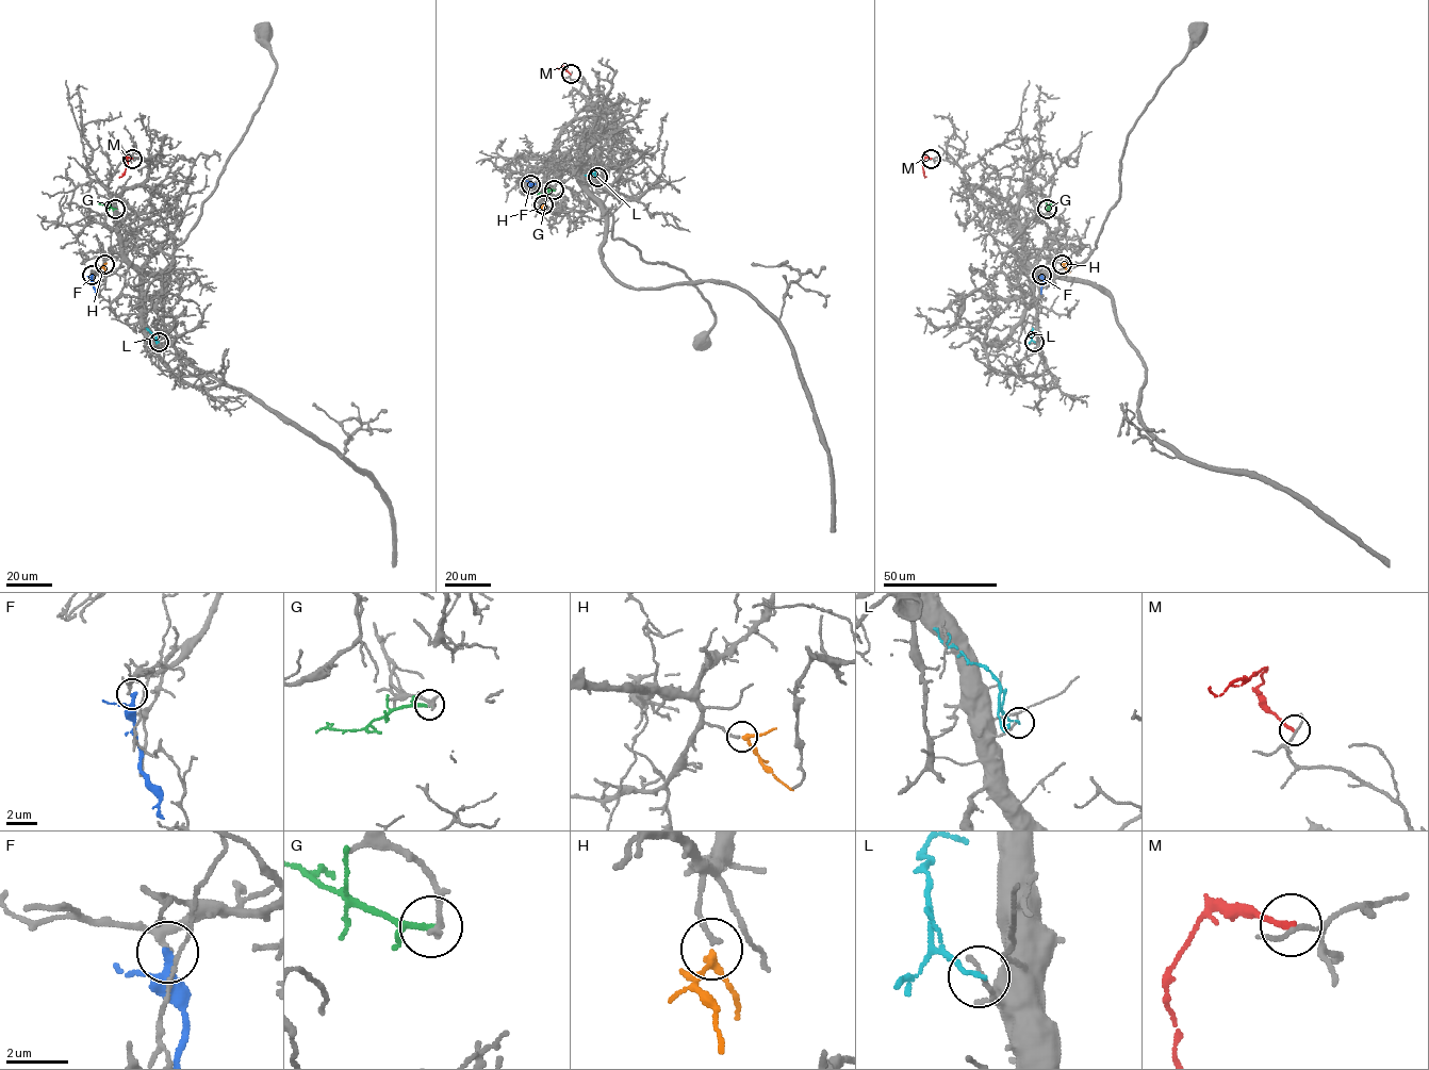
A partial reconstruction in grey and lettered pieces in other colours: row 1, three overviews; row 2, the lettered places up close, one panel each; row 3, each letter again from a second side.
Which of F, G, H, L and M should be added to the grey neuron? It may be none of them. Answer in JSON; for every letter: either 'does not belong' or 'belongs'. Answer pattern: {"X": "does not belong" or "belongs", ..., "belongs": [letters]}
{"F": "does not belong", "G": "does not belong", "H": "belongs", "L": "does not belong", "M": "does not belong", "belongs": ["H"]}

